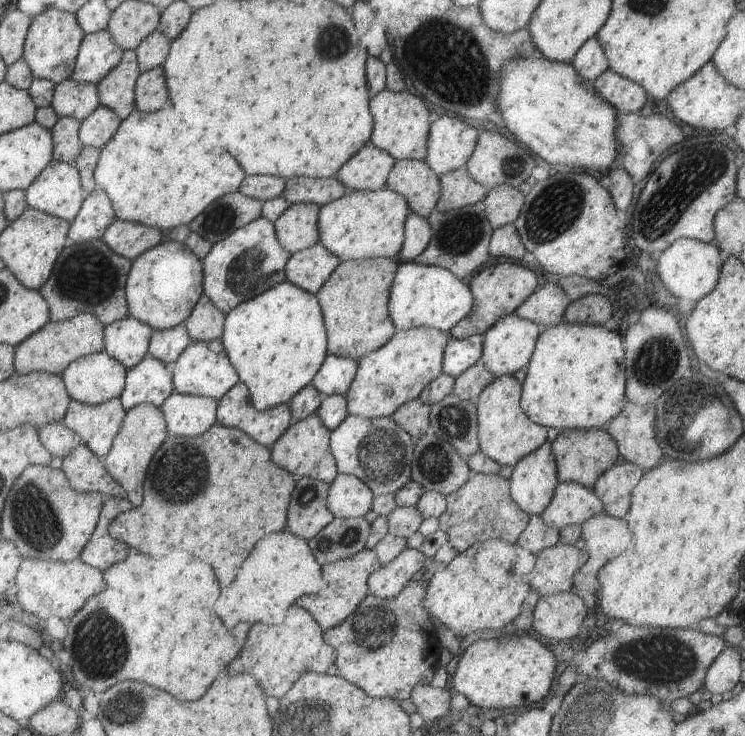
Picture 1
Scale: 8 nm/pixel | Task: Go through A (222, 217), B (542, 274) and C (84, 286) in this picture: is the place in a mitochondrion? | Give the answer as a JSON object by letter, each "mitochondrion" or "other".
{"A":"mitochondrion","B":"other","C":"mitochondrion"}

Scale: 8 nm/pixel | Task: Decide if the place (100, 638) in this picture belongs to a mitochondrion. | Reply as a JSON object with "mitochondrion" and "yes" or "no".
{"mitochondrion":"yes"}

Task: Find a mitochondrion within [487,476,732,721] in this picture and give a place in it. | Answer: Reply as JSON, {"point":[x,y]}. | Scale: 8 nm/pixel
{"point":[662,653]}

